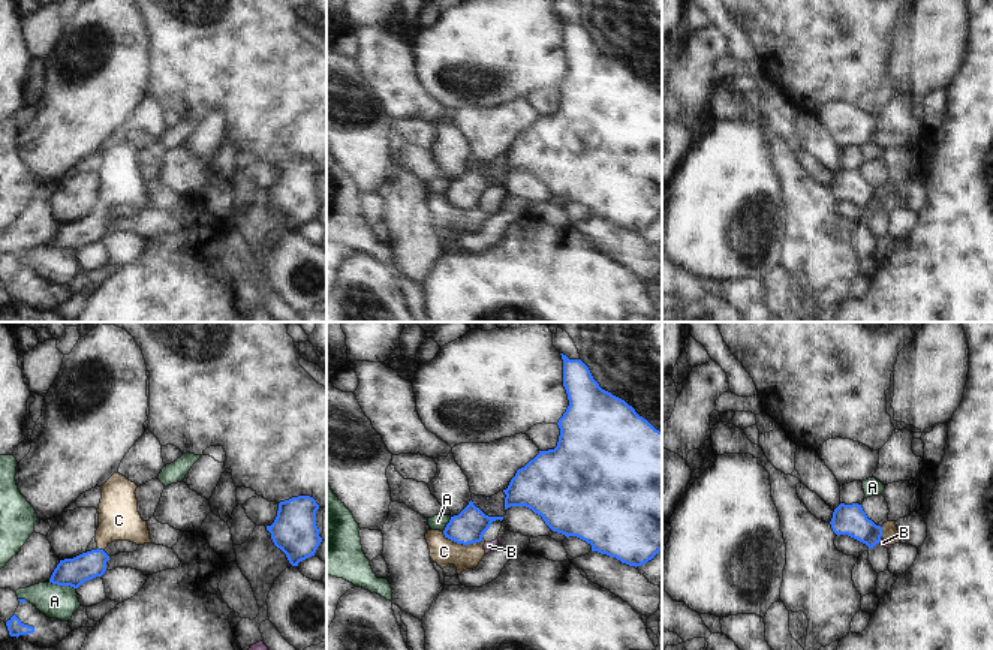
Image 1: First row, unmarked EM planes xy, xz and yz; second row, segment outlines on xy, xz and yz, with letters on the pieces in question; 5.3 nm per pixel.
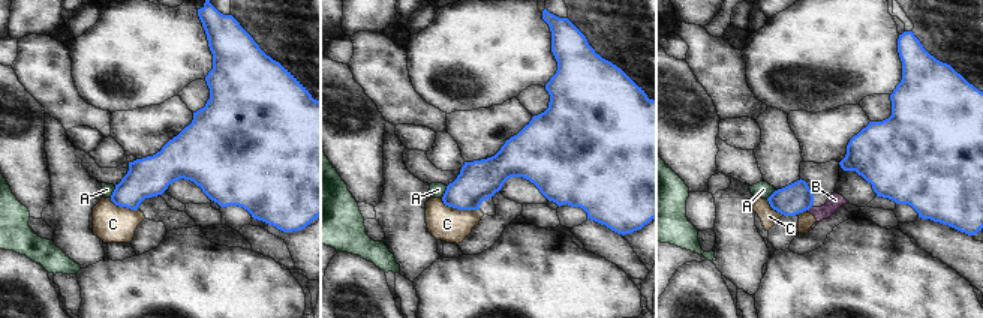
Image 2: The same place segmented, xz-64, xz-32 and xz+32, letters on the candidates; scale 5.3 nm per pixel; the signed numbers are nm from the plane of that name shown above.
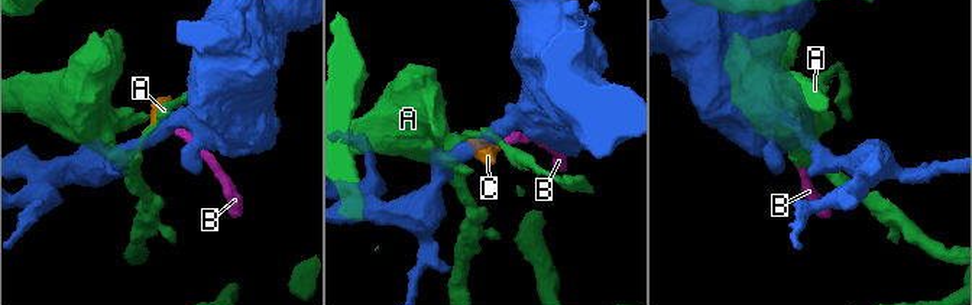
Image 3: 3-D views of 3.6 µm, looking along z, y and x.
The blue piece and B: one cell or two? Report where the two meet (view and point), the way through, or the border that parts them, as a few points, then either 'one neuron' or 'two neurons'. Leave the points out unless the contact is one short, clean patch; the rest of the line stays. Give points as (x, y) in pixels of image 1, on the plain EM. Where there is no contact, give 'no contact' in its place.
meets blue in yz at (879, 204); border along yz (881, 204), (878, 207); two neurons

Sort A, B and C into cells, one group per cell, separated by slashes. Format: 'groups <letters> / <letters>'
groups A / B C

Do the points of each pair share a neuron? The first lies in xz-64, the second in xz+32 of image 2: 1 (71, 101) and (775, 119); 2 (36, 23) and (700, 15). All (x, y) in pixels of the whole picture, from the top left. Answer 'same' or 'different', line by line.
1: different
2: same

